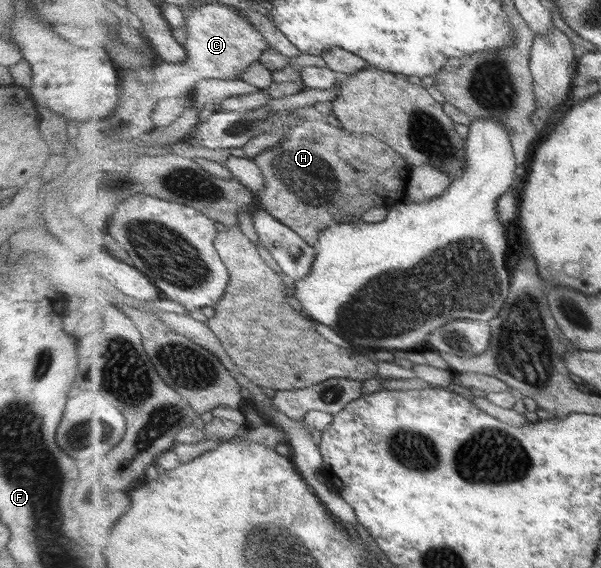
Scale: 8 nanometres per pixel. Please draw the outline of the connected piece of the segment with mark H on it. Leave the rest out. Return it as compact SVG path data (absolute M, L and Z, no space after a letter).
M320 119L311 120L311 122L304 121L301 125L296 126L295 128L290 128L290 131L287 131L287 135L285 135L285 140L283 140L281 144L257 156L254 161L263 169L267 178L267 187L263 189L263 196L259 196L260 205L267 209L273 216L276 216L279 221L293 228L295 232L299 233L301 237L308 243L311 243L314 247L317 247L323 232L335 223L356 223L364 218L366 212L369 212L375 207L387 207L391 209L397 203L407 201L407 188L409 187L411 177L413 176L413 170L407 167L407 159L405 159L403 153L399 153L397 149L391 147L391 145L387 143L387 141L383 141L381 137L370 134L355 134L343 127L335 128L333 124L328 124L326 121L321 122Z

